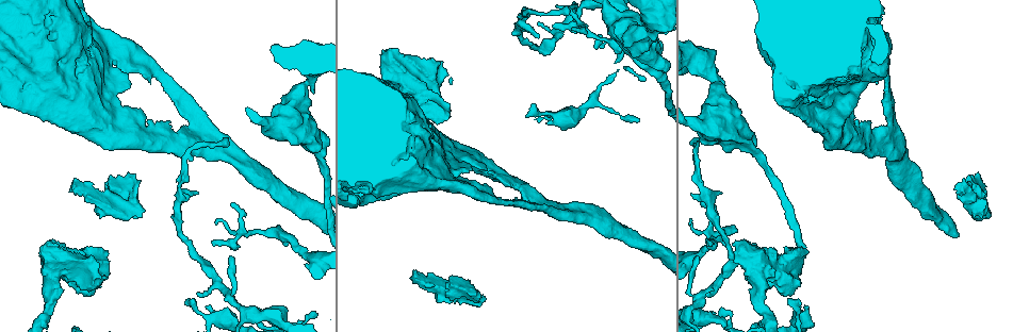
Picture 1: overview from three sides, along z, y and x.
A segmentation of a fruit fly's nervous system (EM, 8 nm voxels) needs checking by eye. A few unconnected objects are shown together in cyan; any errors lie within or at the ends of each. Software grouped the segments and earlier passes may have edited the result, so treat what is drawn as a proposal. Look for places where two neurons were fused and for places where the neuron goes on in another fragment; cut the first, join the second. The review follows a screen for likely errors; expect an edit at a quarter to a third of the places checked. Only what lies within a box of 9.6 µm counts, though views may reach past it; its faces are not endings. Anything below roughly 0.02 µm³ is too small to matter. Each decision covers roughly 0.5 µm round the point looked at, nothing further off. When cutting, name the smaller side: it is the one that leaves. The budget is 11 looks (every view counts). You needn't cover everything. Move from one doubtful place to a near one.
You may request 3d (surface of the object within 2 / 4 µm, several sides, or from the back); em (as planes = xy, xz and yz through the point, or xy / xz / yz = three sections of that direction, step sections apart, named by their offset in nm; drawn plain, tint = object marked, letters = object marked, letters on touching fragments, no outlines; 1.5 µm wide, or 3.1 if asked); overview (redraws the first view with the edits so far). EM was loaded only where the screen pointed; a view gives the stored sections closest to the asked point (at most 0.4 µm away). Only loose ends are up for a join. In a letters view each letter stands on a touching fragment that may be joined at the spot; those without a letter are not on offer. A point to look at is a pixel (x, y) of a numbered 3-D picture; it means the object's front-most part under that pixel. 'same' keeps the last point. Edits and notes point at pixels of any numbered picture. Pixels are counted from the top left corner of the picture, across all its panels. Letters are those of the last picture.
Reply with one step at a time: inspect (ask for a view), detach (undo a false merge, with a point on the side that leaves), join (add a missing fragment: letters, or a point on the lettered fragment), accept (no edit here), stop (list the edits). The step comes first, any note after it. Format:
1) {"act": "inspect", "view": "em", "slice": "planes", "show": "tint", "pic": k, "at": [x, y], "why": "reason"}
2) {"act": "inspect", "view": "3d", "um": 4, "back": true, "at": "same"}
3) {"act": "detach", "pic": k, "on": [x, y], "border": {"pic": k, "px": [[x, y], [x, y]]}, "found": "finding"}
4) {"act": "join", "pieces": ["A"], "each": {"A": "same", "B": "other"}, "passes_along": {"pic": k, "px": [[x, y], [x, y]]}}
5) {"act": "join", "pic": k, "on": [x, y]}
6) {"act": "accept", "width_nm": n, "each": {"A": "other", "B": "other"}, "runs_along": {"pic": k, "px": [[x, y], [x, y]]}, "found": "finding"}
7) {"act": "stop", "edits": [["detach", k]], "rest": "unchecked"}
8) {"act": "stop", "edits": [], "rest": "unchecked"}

{"act": "inspect", "view": "em", "slice": "yz", "step": 4, "show": "tint", "pic": 1, "at": [569, 13], "why": "tapers out"}

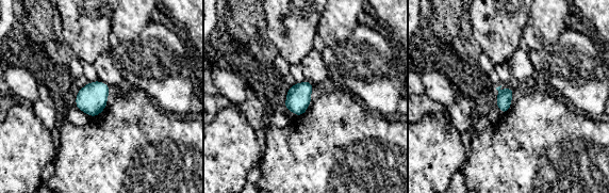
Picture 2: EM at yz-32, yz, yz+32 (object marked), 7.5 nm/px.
{"act": "inspect", "view": "em", "slice": "planes", "show": "letters", "at": "same", "why": "another direction"}

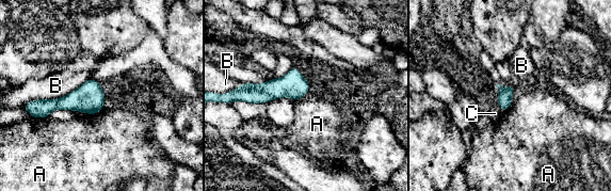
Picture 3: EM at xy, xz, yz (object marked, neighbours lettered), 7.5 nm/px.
{"act": "accept", "width_nm": 110, "each": {"A": "other", "B": "other", "C": "other"}, "border": {"pic": 3, "px": [[102, 108], [96, 113], [83, 113]]}, "found": "no lettered fragment goes on from it"}

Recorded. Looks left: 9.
{"act": "inspect", "view": "3d", "um": 2, "pic": 1, "at": [699, 183], "why": "narrows sharply"}

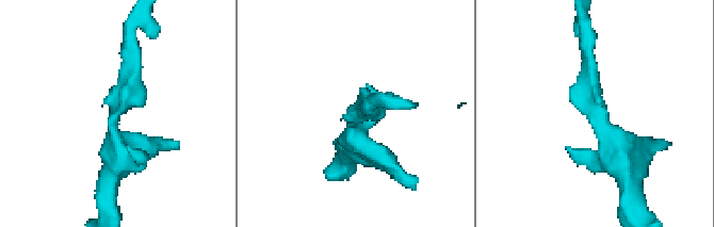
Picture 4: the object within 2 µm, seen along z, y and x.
{"act": "inspect", "view": "em", "slice": "xz", "step": 8, "show": "tint", "pic": 4, "at": [110, 119], "why": "need the tissue"}

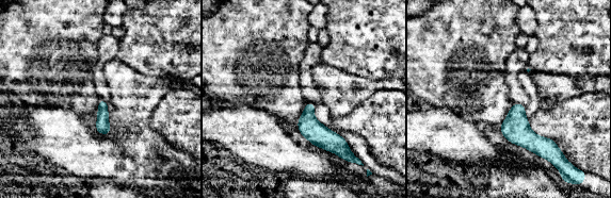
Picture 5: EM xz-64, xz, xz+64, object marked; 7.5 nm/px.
{"act": "inspect", "view": "em", "slice": "planes", "show": "letters", "at": "same"}

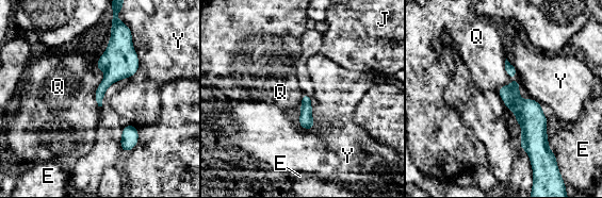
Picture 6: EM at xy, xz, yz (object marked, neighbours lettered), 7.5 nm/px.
{"act": "accept", "each": {"E": "other", "J": "other", "Q": "other", "Y": "other"}, "border": {"pic": 6, "px": [[100, 55], [97, 105]]}, "found": "continuous, no second neuron"}

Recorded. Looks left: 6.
{"act": "inspect", "view": "3d", "um": 4, "back": true, "pic": 1, "at": [699, 256], "why": "tapers out"}

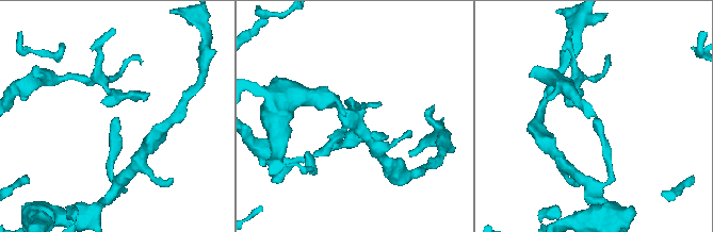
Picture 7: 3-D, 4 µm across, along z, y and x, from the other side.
{"act": "inspect", "view": "em", "slice": "planes", "show": "letters", "pic": 7, "at": [115, 120]}

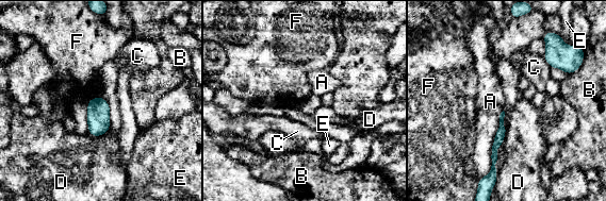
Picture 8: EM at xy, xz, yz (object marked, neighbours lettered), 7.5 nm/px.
{"act": "accept", "each": {"A": "other", "B": "other", "C": "other", "D": "other", "E": "other", "F": "other"}, "border": {"pic": 8, "px": [[98, 95], [88, 101]]}, "found": "no lettered fragment goes on from it"}

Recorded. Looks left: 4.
{"act": "inspect", "view": "3d", "um": 2, "pic": 1, "at": [124, 118], "why": "an open end"}

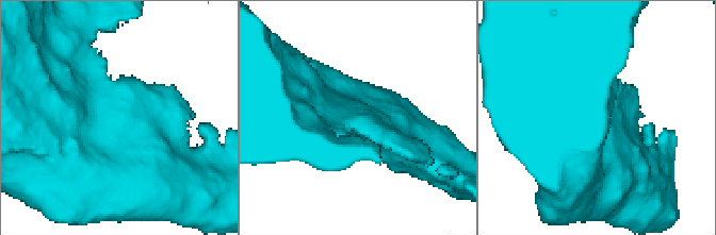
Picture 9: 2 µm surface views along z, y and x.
{"act": "inspect", "view": "em", "slice": "planes", "show": "letters", "pic": 9, "at": [127, 126], "why": "need the tissue"}

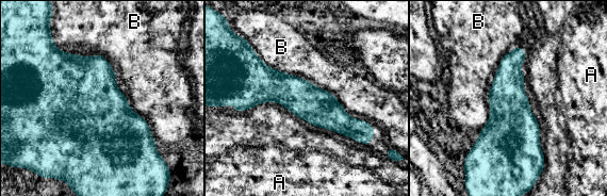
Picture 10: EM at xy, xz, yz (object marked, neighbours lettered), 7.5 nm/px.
{"act": "accept", "each": {"A": "other", "B": "other"}, "runs_along": {"pic": 10, "px": [[243, 97], [294, 93], [366, 125]]}, "found": "no lettered fragment goes on from it"}

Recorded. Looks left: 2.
{"act": "inspect", "view": "3d", "um": 4, "pic": 1, "at": [140, 208], "why": "free end"}

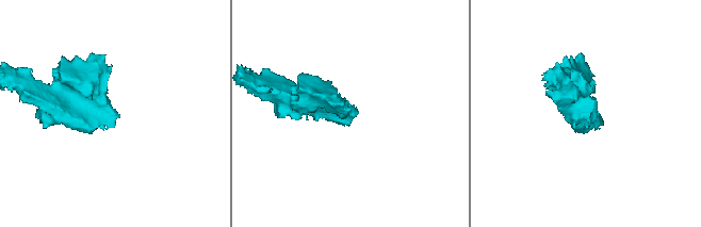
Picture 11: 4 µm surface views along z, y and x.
{"act": "inspect", "view": "em", "um": 3.1, "slice": "planes", "show": "letters", "pic": 11, "at": [115, 109]}

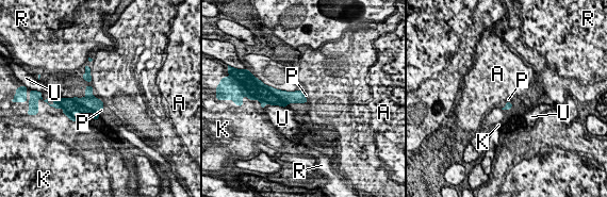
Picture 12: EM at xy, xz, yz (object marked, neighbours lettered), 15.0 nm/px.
{"act": "join", "pieces": ["P"], "each": {"A": "other", "K": "other", "P": "same", "R": "other", "U": "other"}, "passes_along": {"pic": 12, "px": [[508, 105], [505, 105], [505, 120]]}, "found": "it goes on there"}

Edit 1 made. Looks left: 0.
{"act": "stop", "edits": [["join", 12]], "rest": "unchecked"}

